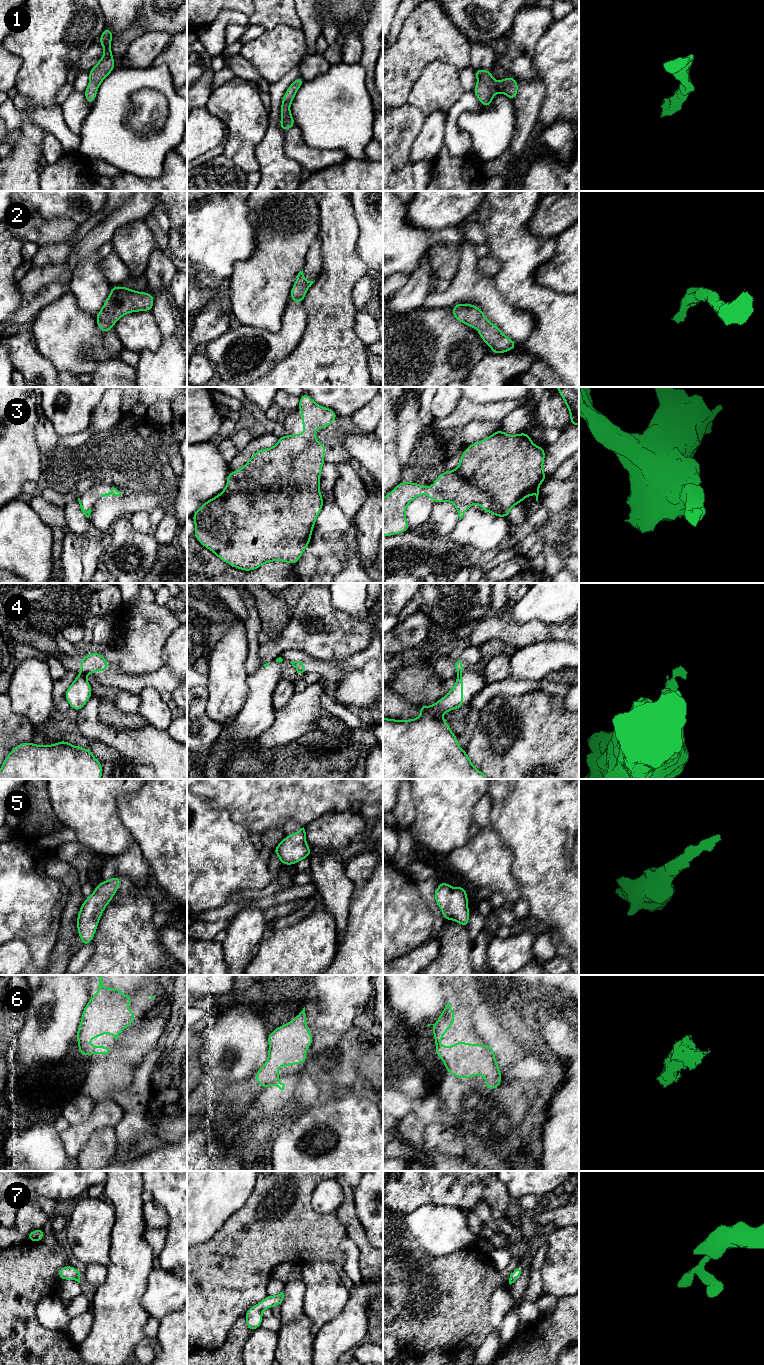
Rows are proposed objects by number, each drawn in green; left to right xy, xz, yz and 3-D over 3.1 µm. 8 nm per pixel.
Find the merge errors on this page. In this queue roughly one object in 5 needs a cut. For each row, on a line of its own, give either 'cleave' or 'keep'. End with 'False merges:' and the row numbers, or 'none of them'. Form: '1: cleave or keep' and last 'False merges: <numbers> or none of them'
1: keep
2: keep
3: keep
4: cleave
5: keep
6: keep
7: keep
False merges: 4

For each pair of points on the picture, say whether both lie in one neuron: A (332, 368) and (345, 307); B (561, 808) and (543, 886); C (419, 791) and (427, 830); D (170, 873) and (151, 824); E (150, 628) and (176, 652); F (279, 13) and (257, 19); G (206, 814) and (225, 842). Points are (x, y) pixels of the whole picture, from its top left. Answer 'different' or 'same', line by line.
A: same
B: same
C: same
D: same
E: different
F: same
G: same

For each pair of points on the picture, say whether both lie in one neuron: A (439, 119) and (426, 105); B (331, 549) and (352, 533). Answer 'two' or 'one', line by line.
A: two
B: two

